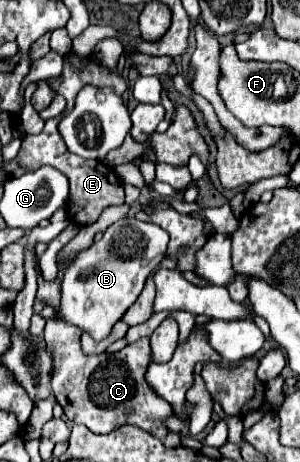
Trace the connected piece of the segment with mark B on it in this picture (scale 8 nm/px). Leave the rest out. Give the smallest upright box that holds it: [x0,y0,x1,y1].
[59,218,169,340]

